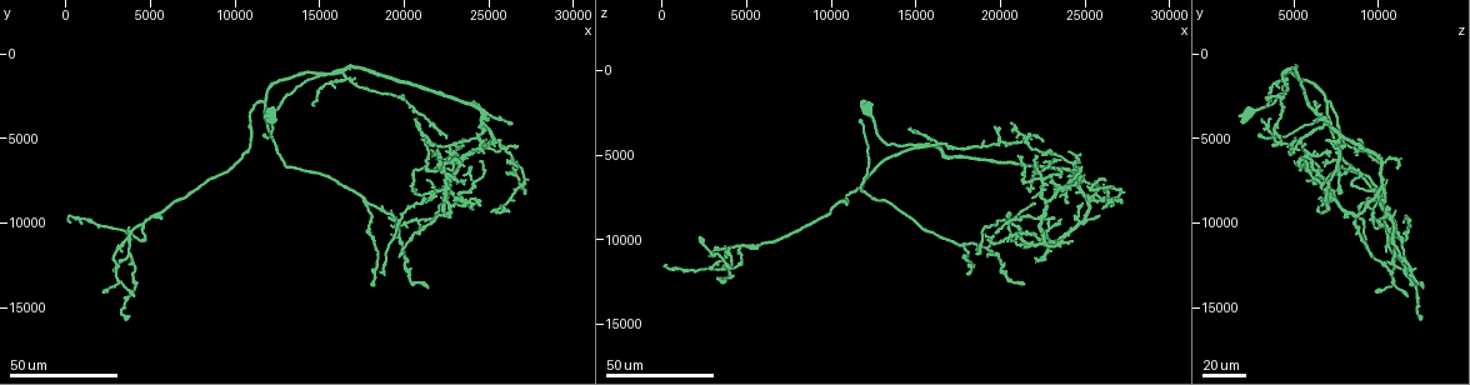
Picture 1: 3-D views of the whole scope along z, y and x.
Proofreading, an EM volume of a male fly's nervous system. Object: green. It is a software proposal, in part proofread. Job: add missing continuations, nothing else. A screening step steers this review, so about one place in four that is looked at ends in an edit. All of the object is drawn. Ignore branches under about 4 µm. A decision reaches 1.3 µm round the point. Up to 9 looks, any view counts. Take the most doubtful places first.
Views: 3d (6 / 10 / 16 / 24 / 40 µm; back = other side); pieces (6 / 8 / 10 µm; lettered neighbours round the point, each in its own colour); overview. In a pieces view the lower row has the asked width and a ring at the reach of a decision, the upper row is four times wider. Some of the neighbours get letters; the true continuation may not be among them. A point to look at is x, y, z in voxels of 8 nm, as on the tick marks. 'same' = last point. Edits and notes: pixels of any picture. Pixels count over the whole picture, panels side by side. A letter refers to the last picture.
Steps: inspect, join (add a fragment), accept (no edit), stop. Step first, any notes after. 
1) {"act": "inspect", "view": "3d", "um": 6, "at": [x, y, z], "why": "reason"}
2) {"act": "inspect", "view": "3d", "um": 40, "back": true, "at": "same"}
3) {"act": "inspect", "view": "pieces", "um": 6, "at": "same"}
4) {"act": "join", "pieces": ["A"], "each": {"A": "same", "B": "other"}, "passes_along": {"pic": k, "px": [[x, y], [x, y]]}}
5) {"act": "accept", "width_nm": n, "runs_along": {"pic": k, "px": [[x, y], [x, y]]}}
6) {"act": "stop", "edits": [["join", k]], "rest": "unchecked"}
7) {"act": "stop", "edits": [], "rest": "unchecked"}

{"act": "inspect", "view": "3d", "um": 40, "at": [24000, 9000, 10400], "why": "an open end"}

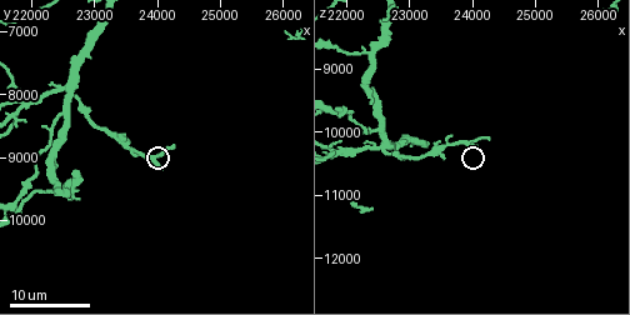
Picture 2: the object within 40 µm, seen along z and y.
{"act": "inspect", "view": "pieces", "um": 8, "at": [24050, 9150, 10250]}

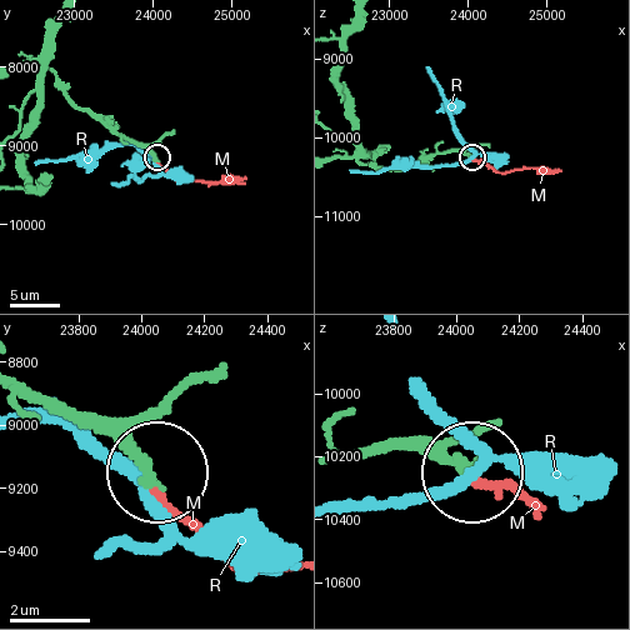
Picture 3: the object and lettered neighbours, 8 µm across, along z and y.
{"act": "join", "pieces": ["M"], "each": {"M": "same", "R": "other"}, "passes_along": {"pic": 3, "px": [[366, 455], [418, 445], [528, 496]]}, "found": "the neuron continues"}

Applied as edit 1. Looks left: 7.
{"act": "inspect", "view": "3d", "um": 40, "at": [22200, 6800, 11200], "why": "end of a long branch"}

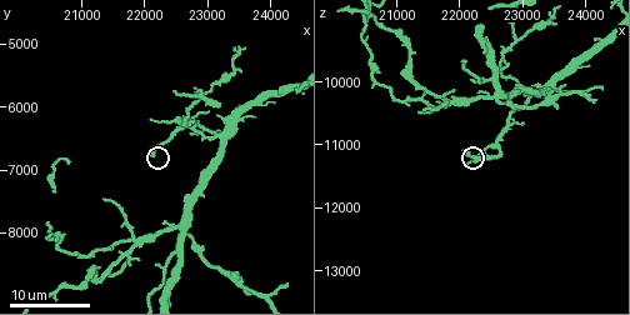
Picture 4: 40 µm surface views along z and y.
{"act": "inspect", "view": "pieces", "um": 8, "at": [22100, 6750, 11100], "why": "see the neighbours"}

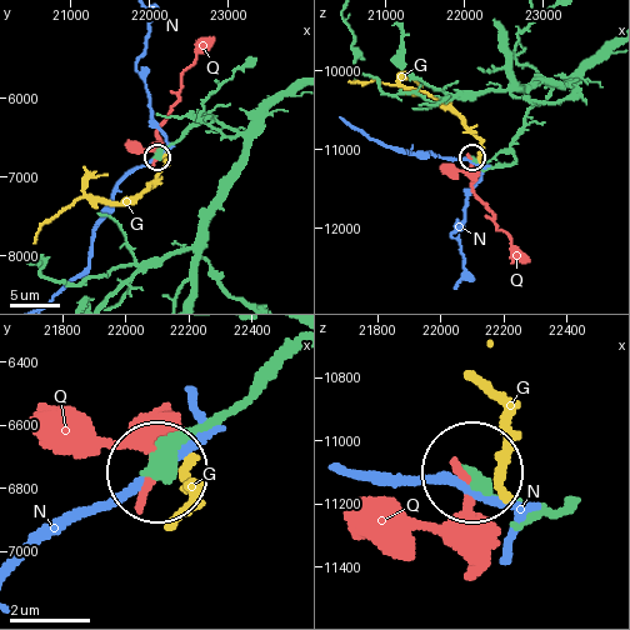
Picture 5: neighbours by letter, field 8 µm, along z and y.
{"act": "accept", "each": {"G": "other", "N": "other", "Q": "other"}, "runs_along": {"pic": 5, "px": [[293, 353], [155, 468]]}, "found": "none of them fits"}

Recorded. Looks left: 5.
{"act": "inspect", "view": "3d", "um": 16, "at": [21450, 8700, 10400], "why": "thin end"}

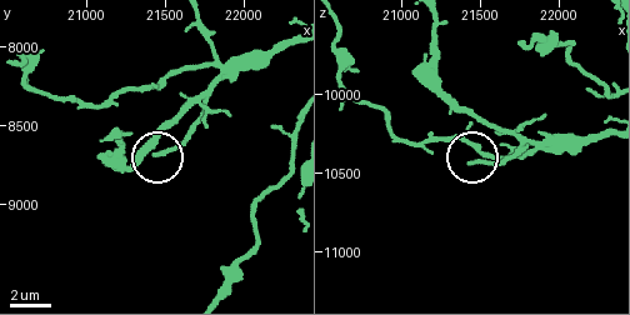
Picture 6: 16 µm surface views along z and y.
{"act": "inspect", "view": "pieces", "um": 8, "at": [21420, 8680, 10440]}

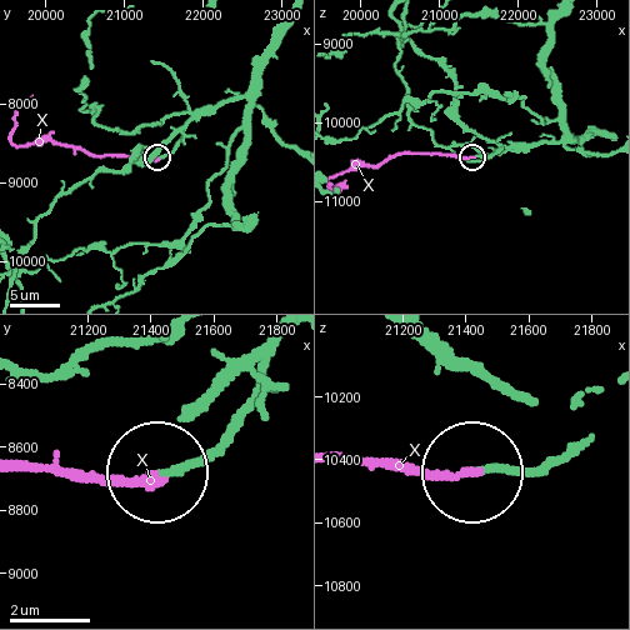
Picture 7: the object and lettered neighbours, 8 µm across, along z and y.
{"act": "join", "pieces": ["X"], "each": {"X": "same"}, "passes_along": {"pic": 7, "px": [[578, 450], [530, 466], [379, 466], [339, 456]]}, "found": "the neuron continues"}

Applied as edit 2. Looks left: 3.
{"act": "inspect", "view": "overview"}

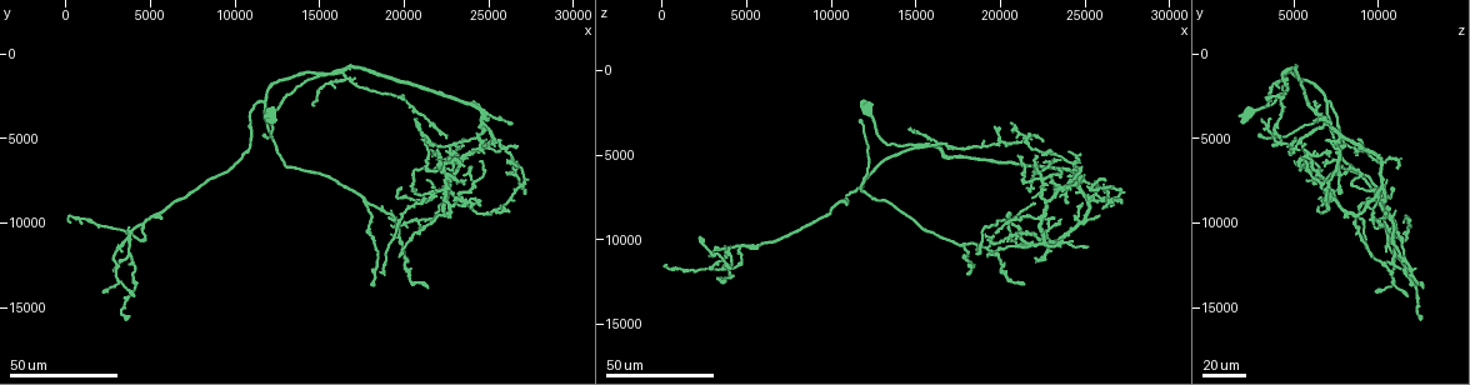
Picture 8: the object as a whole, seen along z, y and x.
{"act": "inspect", "view": "3d", "um": 16, "at": [21400, 7450, 10450]}

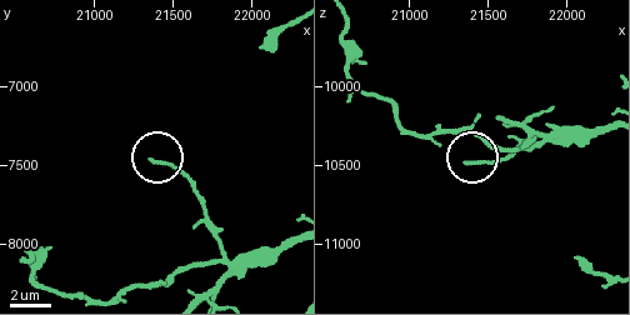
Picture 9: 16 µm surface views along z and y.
{"act": "inspect", "view": "pieces", "um": 6, "at": [21360, 7460, 10500]}

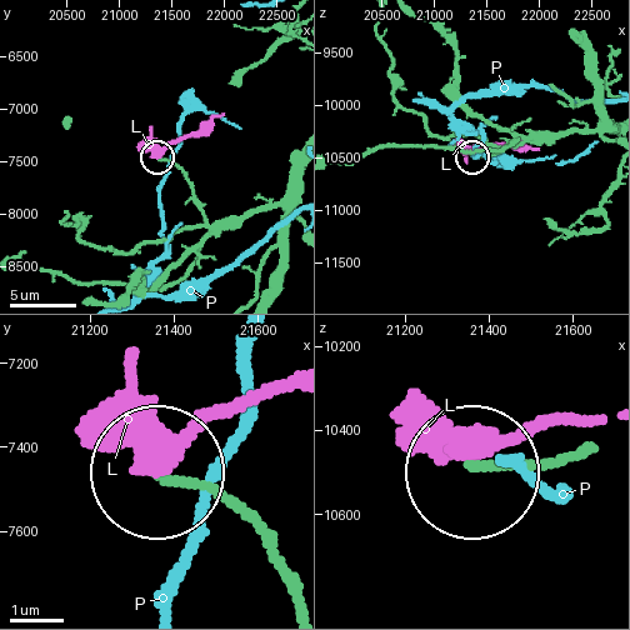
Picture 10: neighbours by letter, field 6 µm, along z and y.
{"act": "accept", "each": {"L": "other", "P": "other"}, "runs_along": {"pic": 10, "px": [[574, 448], [534, 466], [471, 466]]}, "found": "no lettered fragment goes on from it"}

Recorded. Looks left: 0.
{"act": "stop", "edits": [["join", 3], ["join", 7]], "rest": "unchecked"}

